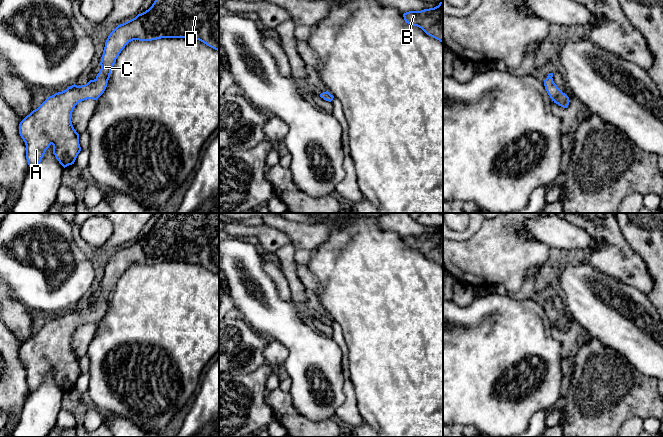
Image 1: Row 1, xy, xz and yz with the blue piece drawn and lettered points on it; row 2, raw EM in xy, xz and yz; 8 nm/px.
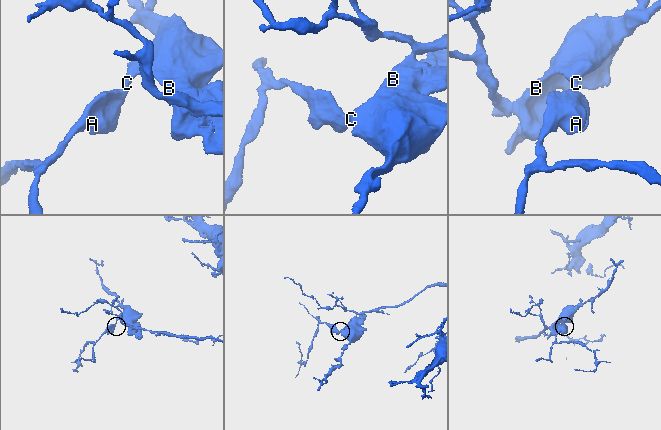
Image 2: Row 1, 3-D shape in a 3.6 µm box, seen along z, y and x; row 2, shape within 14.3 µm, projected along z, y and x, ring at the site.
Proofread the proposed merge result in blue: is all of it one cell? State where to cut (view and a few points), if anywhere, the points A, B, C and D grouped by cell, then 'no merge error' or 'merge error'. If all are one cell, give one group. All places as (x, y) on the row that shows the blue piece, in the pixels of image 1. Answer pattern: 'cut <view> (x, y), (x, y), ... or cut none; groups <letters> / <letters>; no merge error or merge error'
cut none; groups A B C D; no merge error

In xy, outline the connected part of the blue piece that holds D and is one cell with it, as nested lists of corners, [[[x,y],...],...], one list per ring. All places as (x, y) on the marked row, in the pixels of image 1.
[[[155,0],[148,10],[118,25],[105,42],[101,69],[94,80],[49,96],[20,122],[29,167],[41,162],[51,144],[64,168],[74,164],[81,151],[71,122],[75,106],[104,93],[116,59],[129,42],[161,38],[199,40],[219,51],[219,0]]]

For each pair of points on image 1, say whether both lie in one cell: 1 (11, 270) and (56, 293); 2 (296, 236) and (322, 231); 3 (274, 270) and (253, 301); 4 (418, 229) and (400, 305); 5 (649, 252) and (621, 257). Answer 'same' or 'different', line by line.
1: same
2: same
3: different
4: different
5: different

